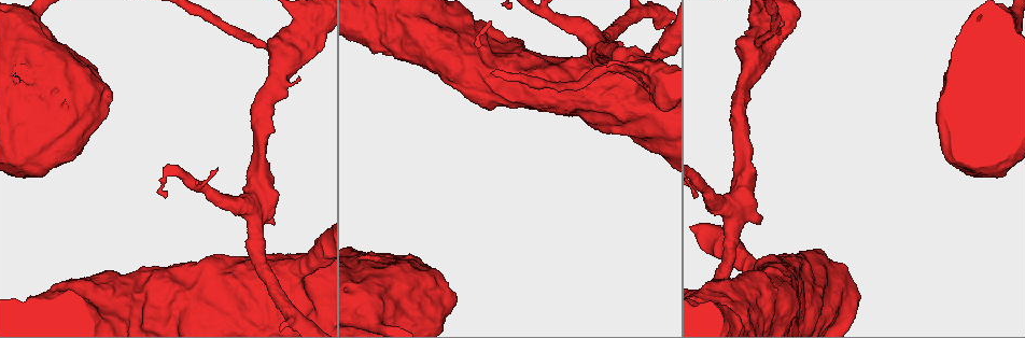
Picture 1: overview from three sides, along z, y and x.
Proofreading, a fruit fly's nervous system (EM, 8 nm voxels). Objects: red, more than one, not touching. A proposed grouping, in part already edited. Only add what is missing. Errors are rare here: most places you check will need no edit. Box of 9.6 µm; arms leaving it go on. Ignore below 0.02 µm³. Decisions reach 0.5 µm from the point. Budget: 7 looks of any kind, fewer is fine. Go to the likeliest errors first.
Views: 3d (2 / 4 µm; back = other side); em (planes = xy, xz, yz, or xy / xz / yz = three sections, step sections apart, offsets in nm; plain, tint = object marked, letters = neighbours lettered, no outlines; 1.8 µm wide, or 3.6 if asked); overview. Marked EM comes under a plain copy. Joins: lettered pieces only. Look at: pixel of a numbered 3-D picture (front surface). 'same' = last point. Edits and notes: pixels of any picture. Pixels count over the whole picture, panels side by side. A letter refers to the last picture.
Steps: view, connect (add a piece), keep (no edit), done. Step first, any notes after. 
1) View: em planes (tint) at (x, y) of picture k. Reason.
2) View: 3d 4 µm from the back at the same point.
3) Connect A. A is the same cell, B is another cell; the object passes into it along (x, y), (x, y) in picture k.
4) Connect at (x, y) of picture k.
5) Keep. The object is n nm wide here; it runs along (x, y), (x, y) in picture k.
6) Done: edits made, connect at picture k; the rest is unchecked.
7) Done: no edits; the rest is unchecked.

View: 3d 2 µm at (274, 225) of picture 1. Thick end.

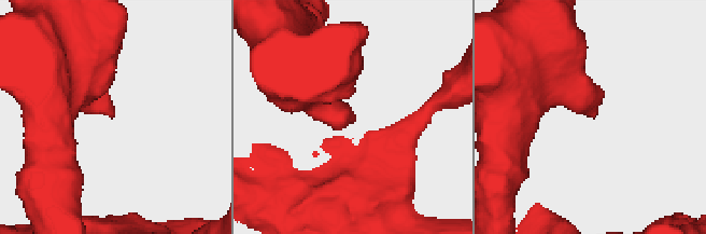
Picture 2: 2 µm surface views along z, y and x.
View: em xz step 8 (letters) at (112, 116) of picture 2. Need the tissue.

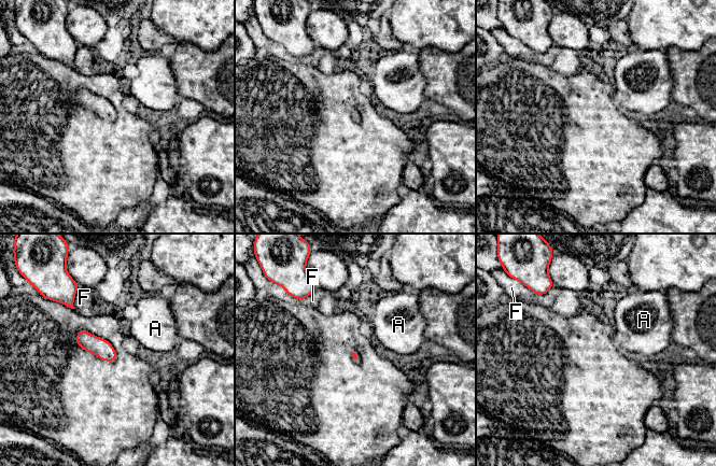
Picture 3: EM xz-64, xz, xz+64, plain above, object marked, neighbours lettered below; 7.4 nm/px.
Keep. A and F are other cells; a border runs along (78, 290), (74, 296), (73, 308) in picture 3; none of them fits.

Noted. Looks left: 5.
View: 3d 4 µm at (70, 137) of picture 1.

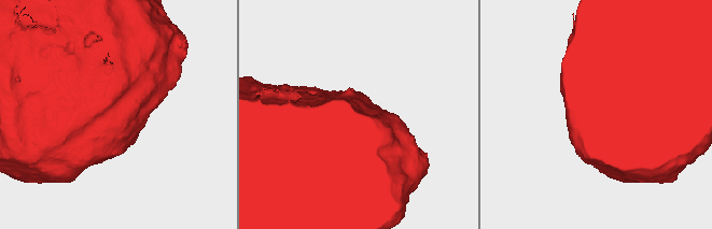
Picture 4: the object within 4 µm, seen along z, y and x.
View: em 3.6 µm xy step 8 (tint) at (115, 117) of picture 4.

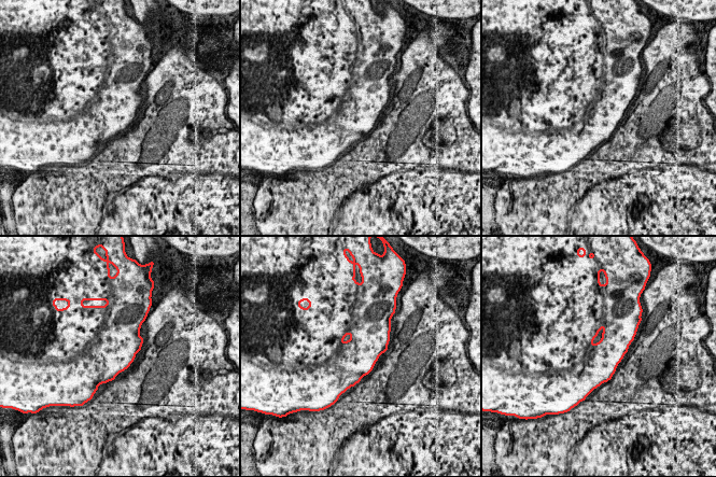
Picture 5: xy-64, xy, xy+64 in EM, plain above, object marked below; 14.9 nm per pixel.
View: em 3.6 µm planes (letters) at the same point. Another direction.

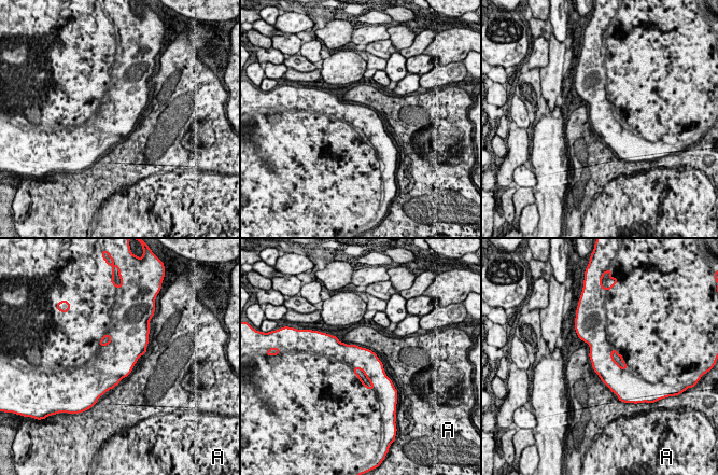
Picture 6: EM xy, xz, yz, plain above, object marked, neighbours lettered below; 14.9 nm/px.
Keep. A is another cell; a border runs along (117, 383), (112, 389) in picture 6; no lettered piece goes on from it.

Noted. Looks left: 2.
View: em planes (letters) at (545, 11) of picture 1. Branch point.

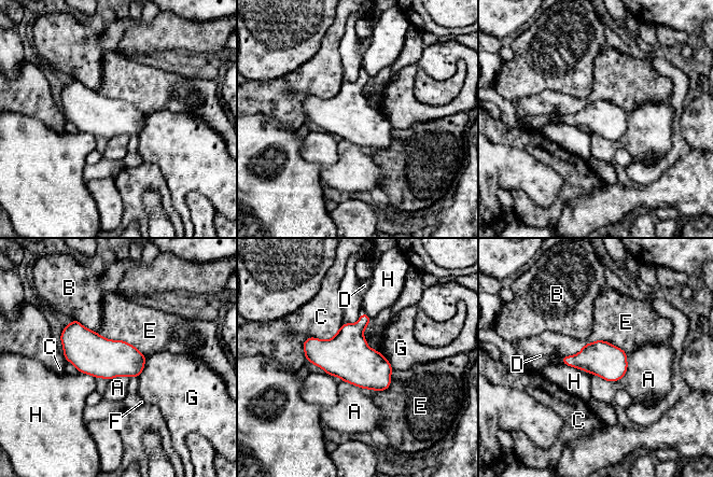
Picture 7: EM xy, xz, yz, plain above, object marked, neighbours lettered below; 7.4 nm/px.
Keep. The object is 260 nm wide here; A, B, C, D, E, F, G and H are other cells; a border runs along (627, 354), (619, 379), (589, 374) in picture 7; no lettered piece goes on from it.

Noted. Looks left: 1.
Done: no edits; the rest is unchecked.

